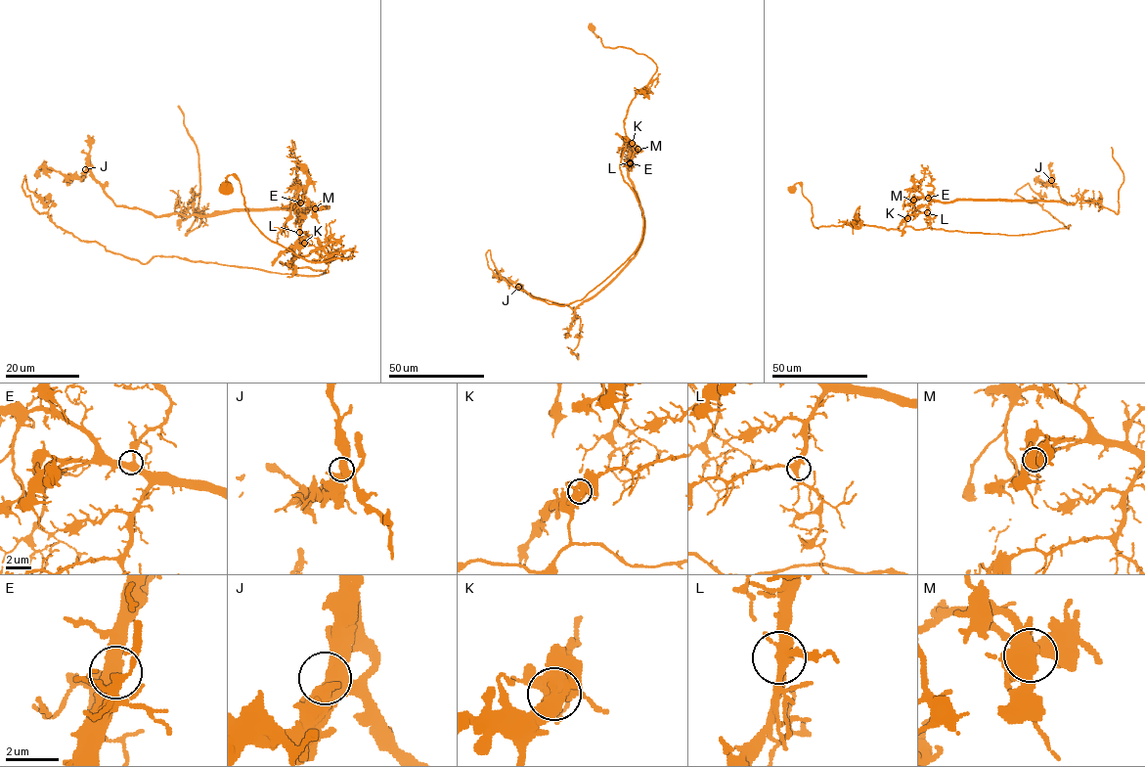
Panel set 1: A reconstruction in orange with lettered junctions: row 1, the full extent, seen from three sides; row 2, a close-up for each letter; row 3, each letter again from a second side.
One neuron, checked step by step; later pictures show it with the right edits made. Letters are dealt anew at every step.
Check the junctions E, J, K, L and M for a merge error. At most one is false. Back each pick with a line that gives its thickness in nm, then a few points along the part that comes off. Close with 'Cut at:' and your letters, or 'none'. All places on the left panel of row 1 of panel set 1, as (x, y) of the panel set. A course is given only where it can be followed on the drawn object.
K: Thickness 500 nm. Course of the part to remove: (304, 243), (280, 262), (326, 272), (142, 263), (38, 213), (24, 176), (46, 203), (50, 193)
Cut at: K

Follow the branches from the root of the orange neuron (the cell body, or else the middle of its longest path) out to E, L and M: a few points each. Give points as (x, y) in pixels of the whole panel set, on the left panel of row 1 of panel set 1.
E: (226, 189), (233, 175), (271, 241), (313, 262), (350, 258), (318, 249), (288, 265), (307, 236), (300, 203)
L: (226, 189), (233, 175), (251, 221), (296, 254), (352, 256), (318, 249), (291, 267), (307, 236), (299, 232)
M: (226, 189), (233, 175), (296, 254), (352, 256), (291, 267), (299, 205), (315, 208)

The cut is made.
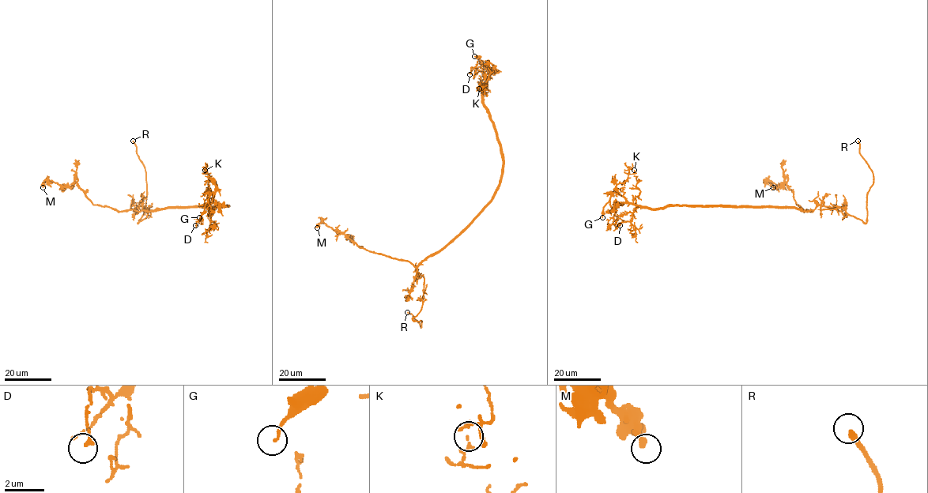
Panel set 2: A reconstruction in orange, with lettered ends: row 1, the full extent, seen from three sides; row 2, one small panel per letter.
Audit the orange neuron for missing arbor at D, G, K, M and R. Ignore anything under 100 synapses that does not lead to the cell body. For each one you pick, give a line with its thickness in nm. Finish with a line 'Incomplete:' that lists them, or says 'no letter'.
R: Thickness 240 nm
Incomplete: R

